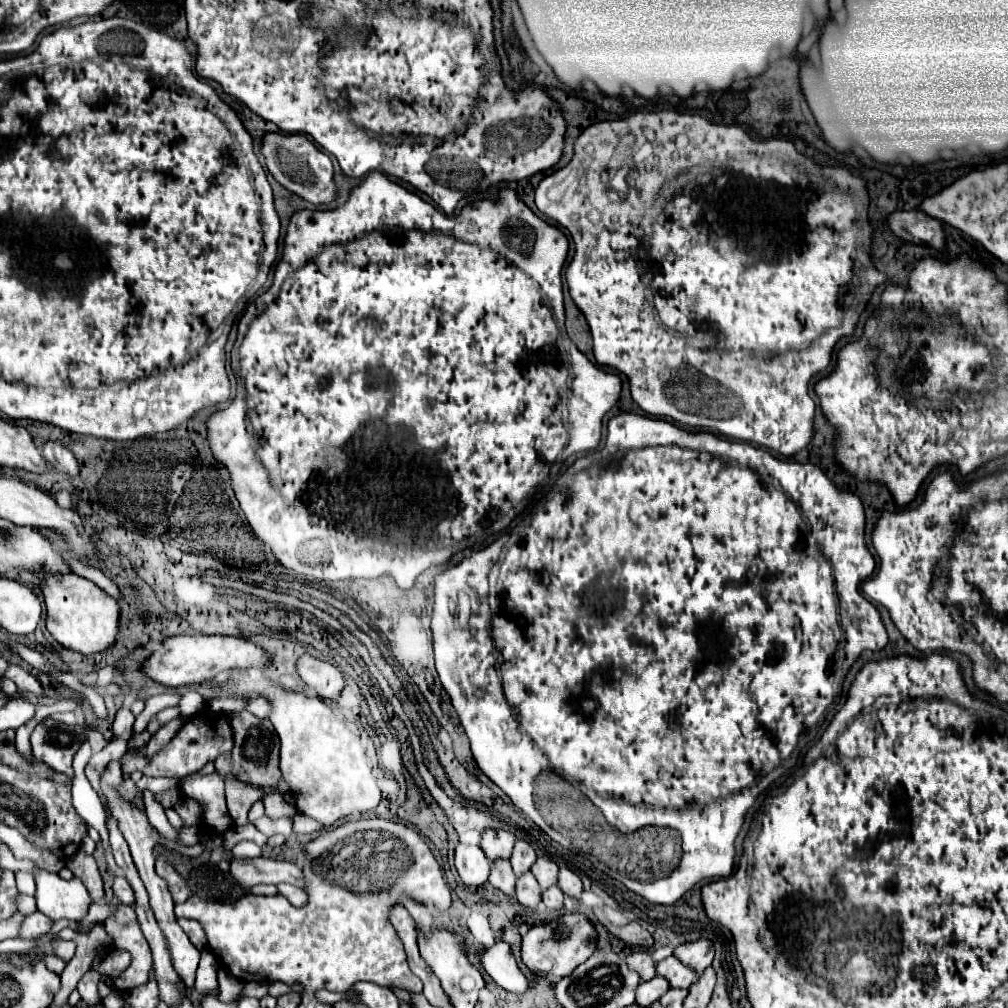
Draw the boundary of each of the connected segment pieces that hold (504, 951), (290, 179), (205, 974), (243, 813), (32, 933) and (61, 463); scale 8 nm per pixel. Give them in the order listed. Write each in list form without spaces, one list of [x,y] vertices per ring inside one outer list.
[[[497,940],[493,948],[485,950],[481,956],[483,968],[487,970],[487,974],[507,992],[529,992],[531,990],[531,982],[523,976],[523,972],[519,970],[509,944]]]
[[[265,134],[263,144],[265,164],[273,178],[285,186],[289,192],[301,196],[311,204],[331,204],[337,198],[337,186],[333,180],[333,164],[327,154],[323,154],[313,142],[305,136],[283,136],[283,134]]]
[[[209,950],[201,952],[201,962],[199,962],[199,968],[197,968],[195,990],[199,994],[209,994],[209,992],[217,990],[217,958]]]
[[[229,778],[225,782],[225,792],[227,792],[227,808],[229,816],[233,818],[235,826],[245,826],[247,824],[247,812],[253,806],[255,800],[263,798],[267,792],[255,786],[245,786],[241,782],[235,782]]]
[[[35,912],[35,914],[27,916],[27,920],[23,922],[19,938],[35,938],[35,936],[47,934],[49,928],[51,928],[51,924],[53,922],[47,916],[41,916],[41,912]]]
[[[47,440],[45,446],[43,446],[43,456],[47,458],[47,462],[51,466],[55,466],[57,470],[63,470],[71,476],[75,476],[79,472],[79,466],[77,466],[77,460],[73,456],[73,452],[69,448],[65,448],[61,442],[57,440]]]

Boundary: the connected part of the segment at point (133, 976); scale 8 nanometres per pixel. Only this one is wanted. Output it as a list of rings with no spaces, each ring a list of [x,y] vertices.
[[[119,904],[115,914],[105,920],[105,930],[113,940],[115,948],[131,952],[131,966],[117,978],[113,978],[119,990],[129,990],[147,982],[147,972],[152,966],[149,942],[137,926],[137,914],[132,906]]]

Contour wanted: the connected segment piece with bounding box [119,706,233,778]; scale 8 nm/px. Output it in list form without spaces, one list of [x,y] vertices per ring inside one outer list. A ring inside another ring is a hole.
[[[205,706],[205,724],[203,724],[203,712],[189,718],[181,730],[171,738],[169,744],[165,744],[155,756],[147,756],[145,752],[127,752],[121,756],[121,768],[125,774],[131,774],[139,770],[145,776],[165,776],[165,778],[183,778],[187,774],[199,772],[207,762],[215,762],[219,756],[229,754],[233,750],[233,728],[229,726],[229,716],[221,712],[213,712]]]

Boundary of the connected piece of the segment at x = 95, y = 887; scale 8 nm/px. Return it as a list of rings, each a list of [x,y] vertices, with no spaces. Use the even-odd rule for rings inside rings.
[[[79,848],[77,854],[67,860],[67,868],[85,884],[85,888],[89,890],[89,894],[91,894],[91,898],[93,898],[95,902],[103,898],[101,874],[99,874],[99,868],[97,868],[93,856],[87,856],[85,850]]]

